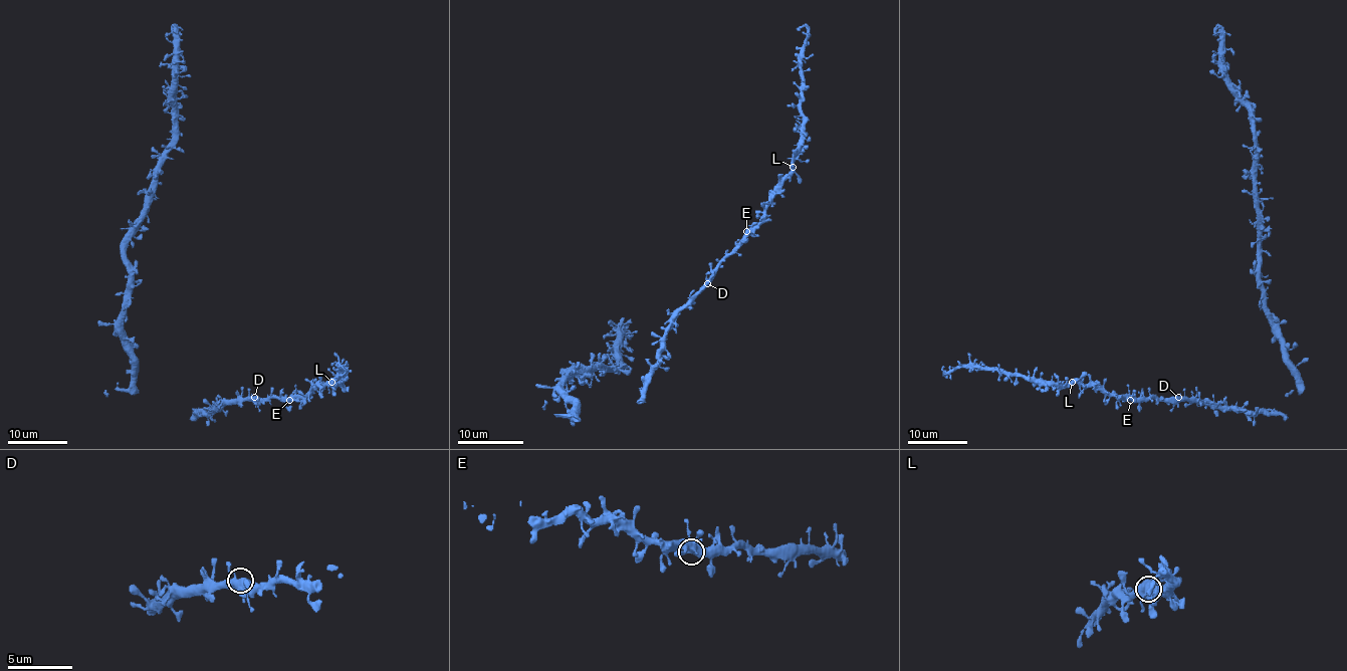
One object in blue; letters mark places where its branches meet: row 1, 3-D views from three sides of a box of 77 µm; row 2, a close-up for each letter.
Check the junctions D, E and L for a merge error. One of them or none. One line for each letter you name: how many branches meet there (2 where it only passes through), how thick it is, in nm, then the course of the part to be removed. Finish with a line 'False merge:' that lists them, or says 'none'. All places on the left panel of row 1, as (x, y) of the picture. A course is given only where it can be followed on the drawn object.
False merge: none

